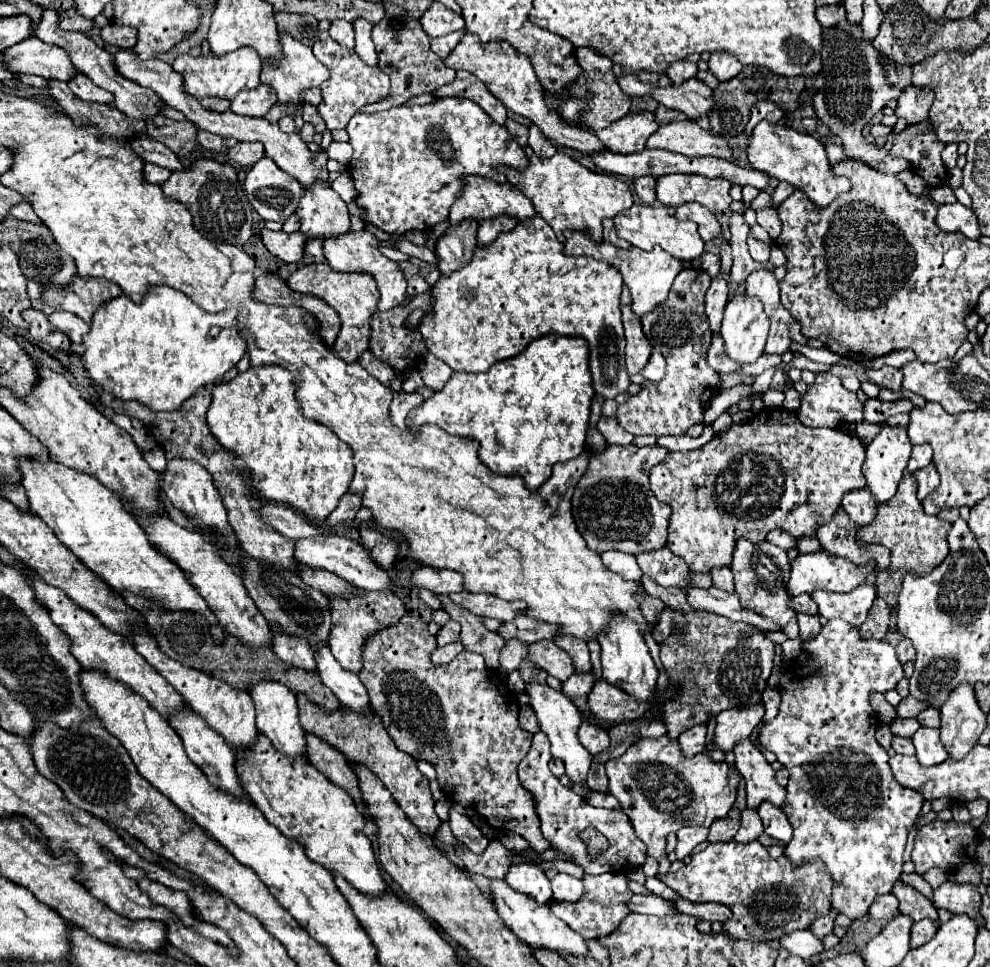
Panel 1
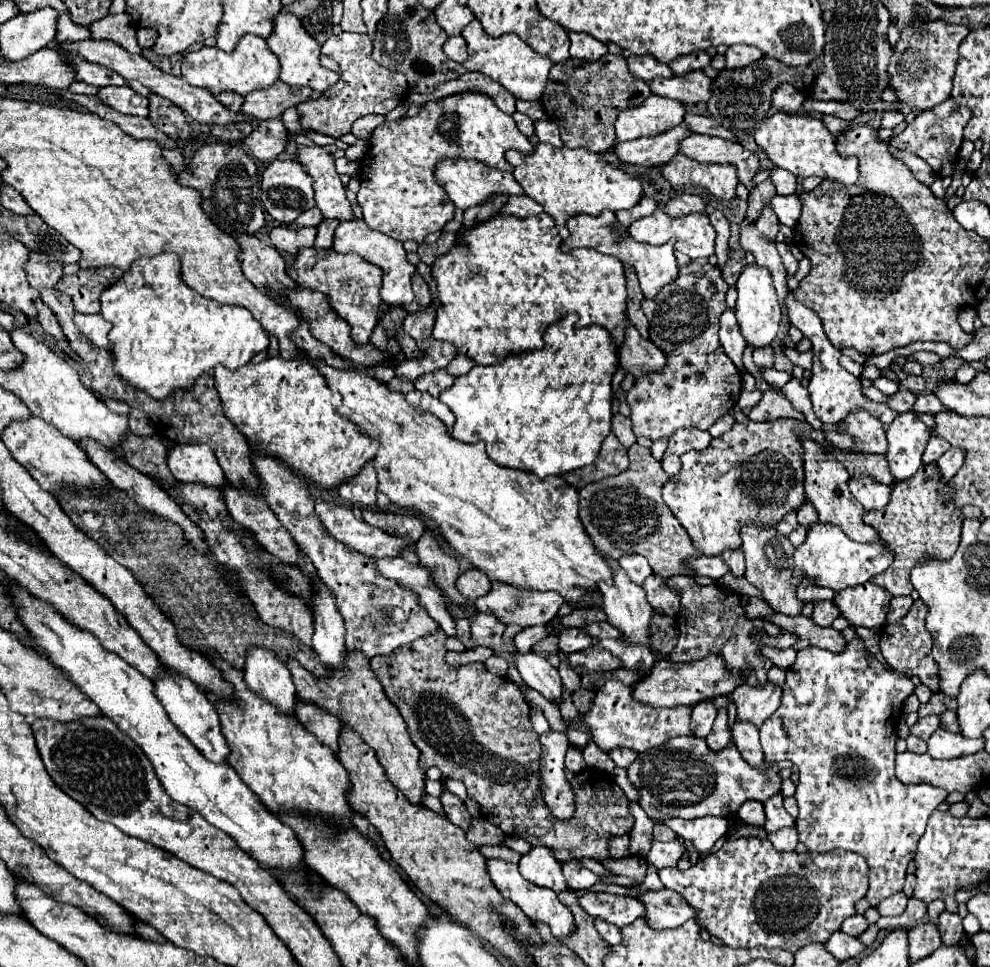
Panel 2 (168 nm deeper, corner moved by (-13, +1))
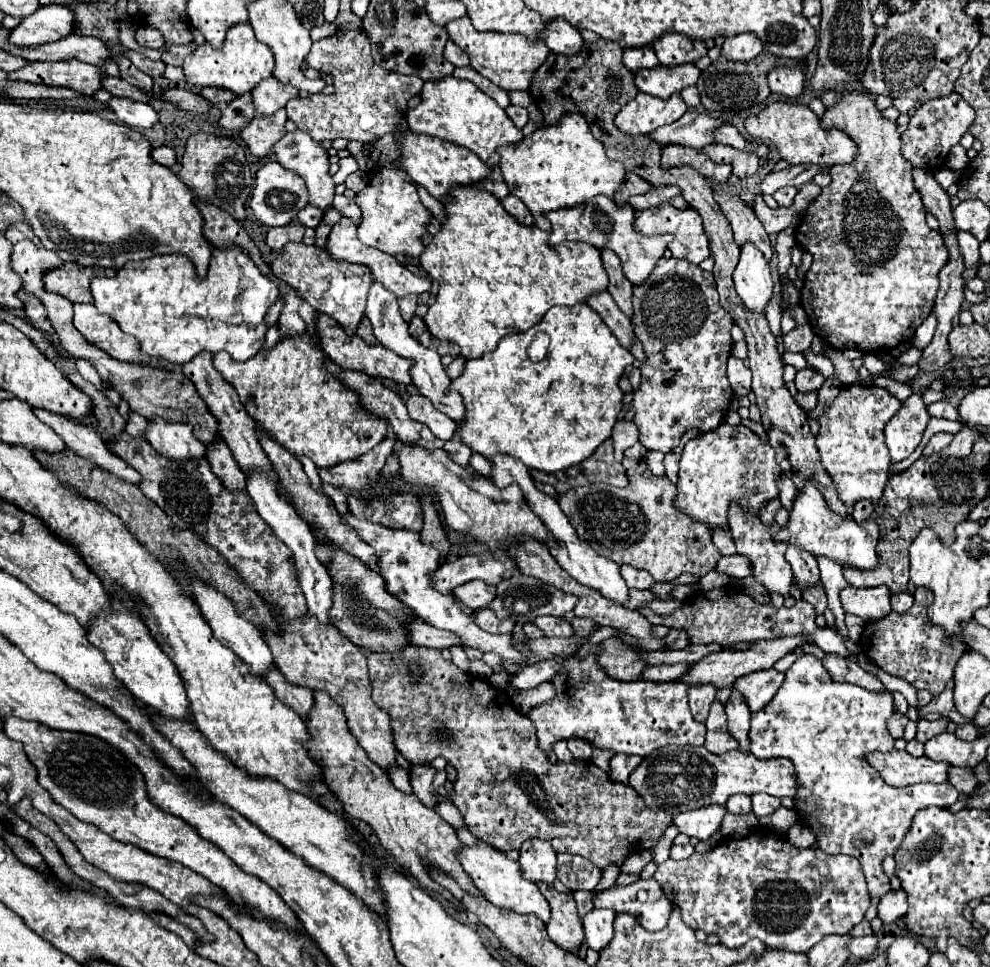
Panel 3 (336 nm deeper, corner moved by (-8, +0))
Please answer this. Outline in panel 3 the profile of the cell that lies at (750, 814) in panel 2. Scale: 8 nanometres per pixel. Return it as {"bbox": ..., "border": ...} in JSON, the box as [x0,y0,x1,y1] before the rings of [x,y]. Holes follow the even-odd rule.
{"bbox":[725,794,751,814],"border":[[[733,794],[725,806],[733,814],[747,814],[751,812],[751,798],[747,794]]]}

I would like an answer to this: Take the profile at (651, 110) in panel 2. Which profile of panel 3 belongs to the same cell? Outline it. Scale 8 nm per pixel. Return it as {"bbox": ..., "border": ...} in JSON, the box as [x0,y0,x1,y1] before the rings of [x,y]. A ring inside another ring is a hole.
{"bbox":[615,92,687,136],"border":[[[639,92],[615,118],[615,126],[631,136],[651,134],[659,126],[679,120],[687,112],[687,104],[681,94],[671,94],[671,98],[661,100]]]}

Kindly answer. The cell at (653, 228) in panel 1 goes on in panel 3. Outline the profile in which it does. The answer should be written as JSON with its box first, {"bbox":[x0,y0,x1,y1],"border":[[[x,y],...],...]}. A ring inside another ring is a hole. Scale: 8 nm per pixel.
{"bbox":[635,204,711,264],"border":[[[663,204],[663,206],[643,210],[643,212],[637,214],[635,228],[641,234],[673,234],[675,240],[668,244],[668,249],[673,252],[673,258],[687,260],[691,264],[701,264],[711,254],[709,252],[709,238],[707,238],[705,230],[703,230],[703,220],[701,220],[699,212],[693,210],[693,208],[679,210],[679,208],[673,208],[671,204]]]}

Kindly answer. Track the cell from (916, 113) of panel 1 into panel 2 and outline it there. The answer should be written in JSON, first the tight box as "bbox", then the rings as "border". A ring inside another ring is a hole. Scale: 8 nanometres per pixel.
{"bbox":[888,21,968,111],"border":[[[930,21],[926,29],[904,29],[888,65],[890,85],[896,89],[904,105],[926,111],[950,97],[958,45],[968,33],[968,27],[946,25],[944,21]]]}

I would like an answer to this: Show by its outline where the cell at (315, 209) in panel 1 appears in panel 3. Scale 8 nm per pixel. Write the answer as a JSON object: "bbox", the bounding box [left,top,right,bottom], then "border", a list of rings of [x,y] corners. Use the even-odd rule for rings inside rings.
{"bbox":[275,130,335,210],"border":[[[295,130],[295,132],[287,132],[277,144],[275,144],[275,156],[277,156],[277,162],[295,172],[297,176],[301,176],[307,184],[307,190],[309,190],[309,202],[321,210],[327,210],[327,206],[331,206],[333,202],[333,196],[335,196],[335,182],[333,178],[329,176],[329,154],[327,150],[315,142],[307,132],[303,130]]]}

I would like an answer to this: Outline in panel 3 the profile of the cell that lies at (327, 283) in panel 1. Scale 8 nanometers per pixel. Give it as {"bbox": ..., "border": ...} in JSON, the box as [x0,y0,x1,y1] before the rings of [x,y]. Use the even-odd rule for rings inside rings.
{"bbox":[271,242,373,334],"border":[[[291,242],[283,246],[279,256],[271,262],[271,274],[289,284],[317,312],[335,318],[347,334],[355,334],[355,328],[359,326],[365,314],[367,290],[373,282],[371,270],[367,270],[367,266],[331,258],[325,248],[305,246],[303,242]]]}

